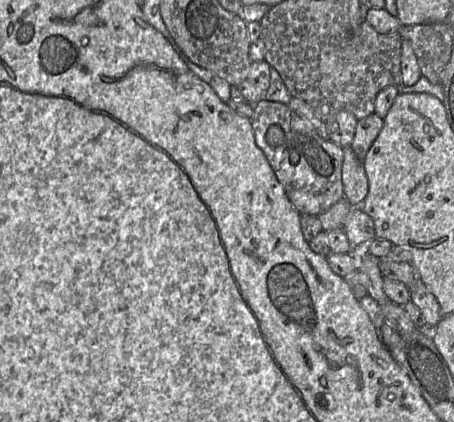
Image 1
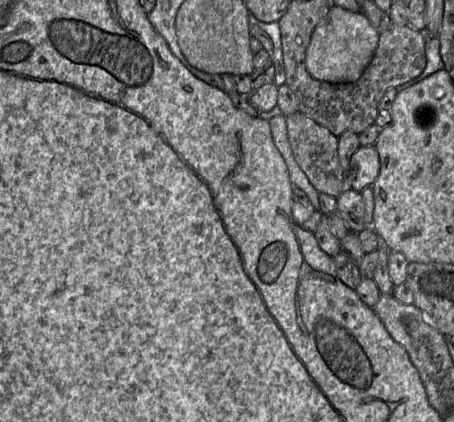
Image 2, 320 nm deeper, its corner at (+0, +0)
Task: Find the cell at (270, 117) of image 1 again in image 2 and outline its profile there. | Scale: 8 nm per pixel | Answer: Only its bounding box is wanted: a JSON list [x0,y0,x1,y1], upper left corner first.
[345,145,379,192]

